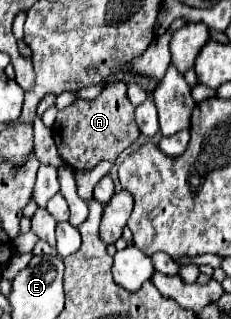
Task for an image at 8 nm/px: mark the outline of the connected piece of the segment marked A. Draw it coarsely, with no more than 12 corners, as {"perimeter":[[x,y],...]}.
{"perimeter":[[126,83],[58,111],[64,161],[92,169],[140,135]]}

